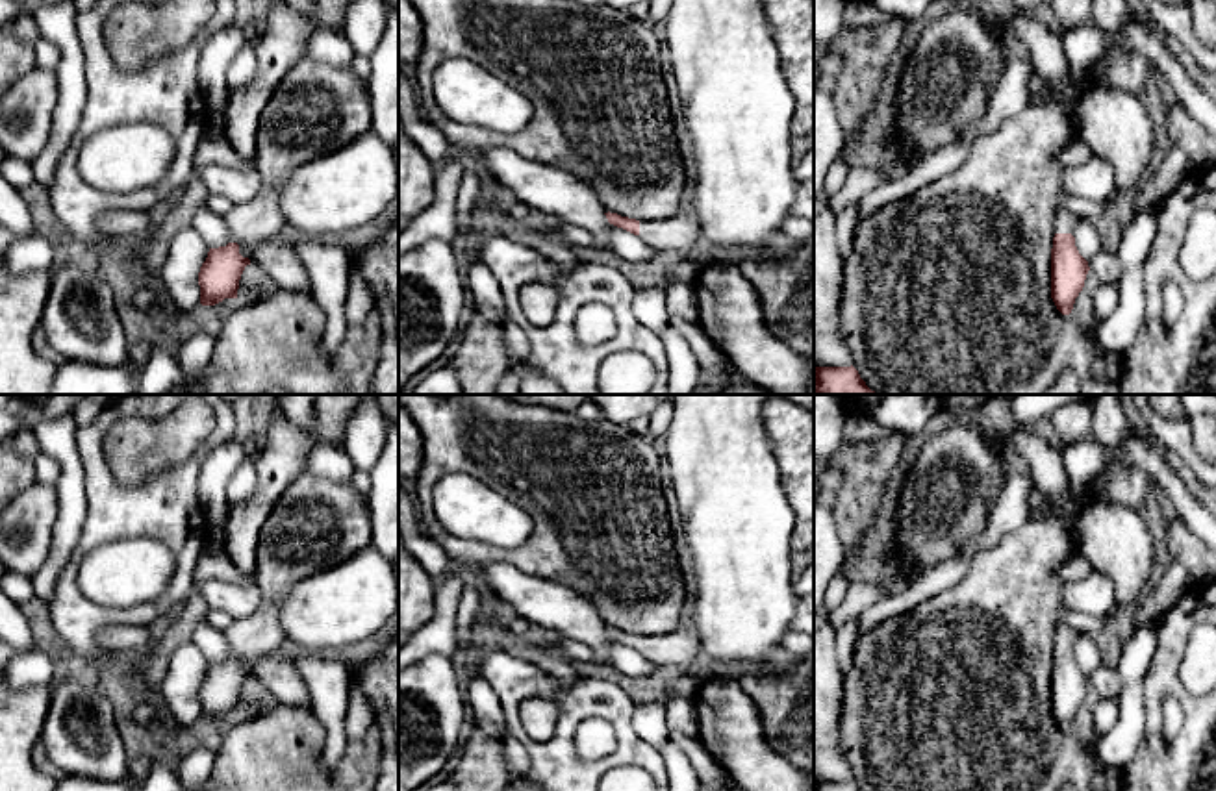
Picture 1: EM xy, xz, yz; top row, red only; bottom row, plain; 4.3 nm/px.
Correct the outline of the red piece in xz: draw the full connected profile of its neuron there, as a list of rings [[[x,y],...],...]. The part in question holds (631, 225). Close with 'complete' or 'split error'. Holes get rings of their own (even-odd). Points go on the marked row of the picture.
[[[610,211],[604,215],[610,224],[638,235],[654,248],[664,272],[688,259],[712,267],[740,265],[751,257],[741,246],[725,248],[704,241],[699,224],[684,211],[664,220],[636,220]]] | split error

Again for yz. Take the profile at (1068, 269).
[[[1058,209],[1055,215],[1055,237],[1051,248],[1051,298],[1062,315],[1071,313],[1075,298],[1083,291],[1086,274],[1090,270],[1088,261],[1075,246],[1073,230],[1079,220],[1079,215],[1066,209]]] | split error

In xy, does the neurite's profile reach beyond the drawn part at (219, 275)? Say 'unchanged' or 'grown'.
grown

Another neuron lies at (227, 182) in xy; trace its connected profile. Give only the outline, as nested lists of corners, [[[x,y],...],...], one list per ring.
[[[209,165],[200,170],[200,180],[208,195],[226,196],[234,204],[245,204],[261,191],[261,178],[256,169],[243,172],[230,167]]]

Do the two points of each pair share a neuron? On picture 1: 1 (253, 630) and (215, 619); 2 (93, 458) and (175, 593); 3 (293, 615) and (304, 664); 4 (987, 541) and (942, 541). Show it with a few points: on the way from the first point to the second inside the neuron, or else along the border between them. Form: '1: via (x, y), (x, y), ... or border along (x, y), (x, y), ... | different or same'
1: border along (234, 619), (223, 632) | different
2: via (117, 495), (147, 510), (184, 556) | same
3: border along (295, 651), (340, 656) | different
4: border along (988, 504), (985, 525), (955, 554), (929, 567) | different

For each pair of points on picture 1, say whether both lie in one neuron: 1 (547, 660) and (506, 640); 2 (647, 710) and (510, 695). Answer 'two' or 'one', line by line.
1: one
2: two

